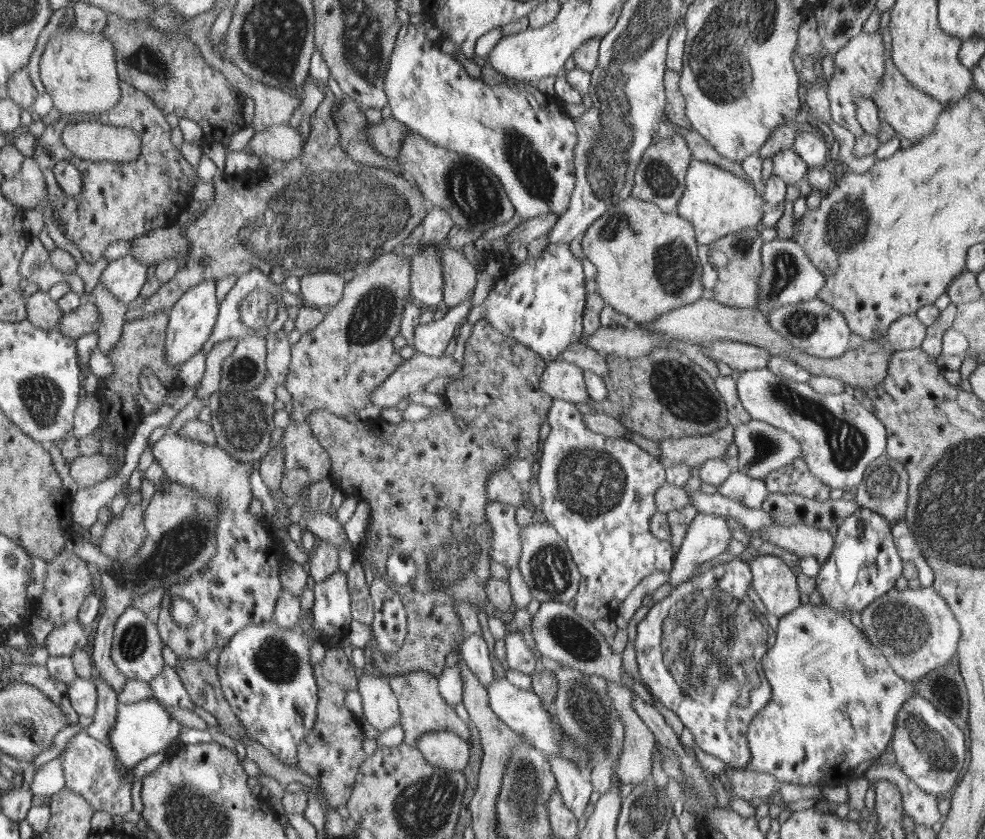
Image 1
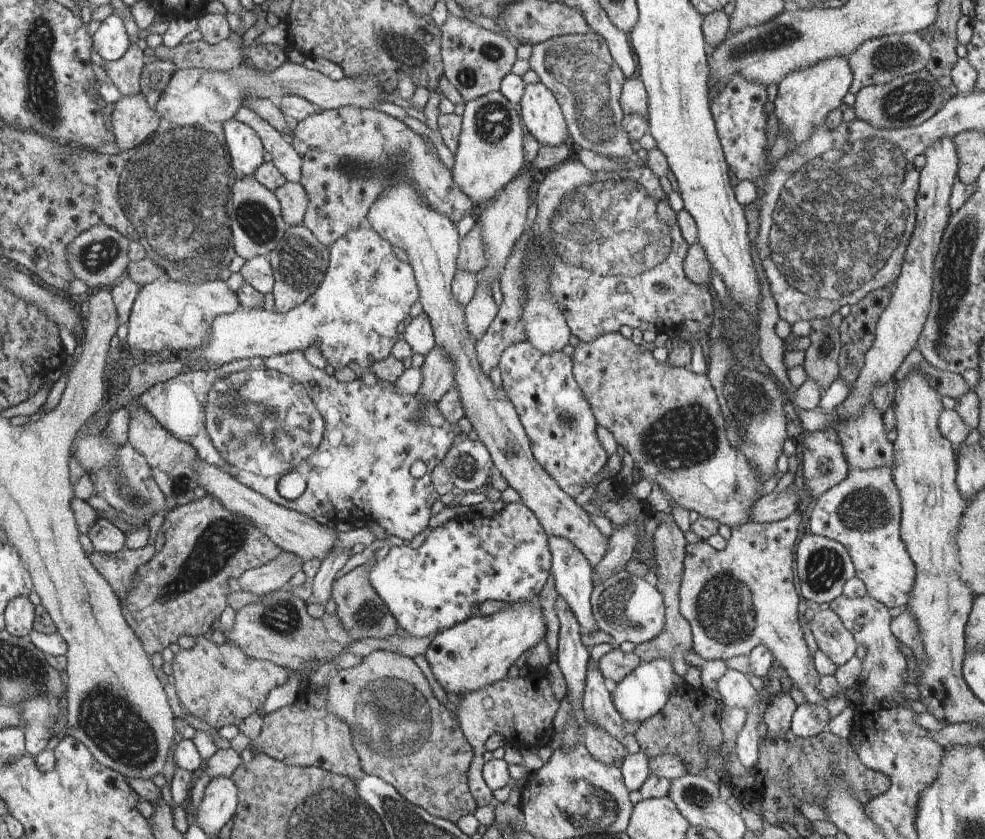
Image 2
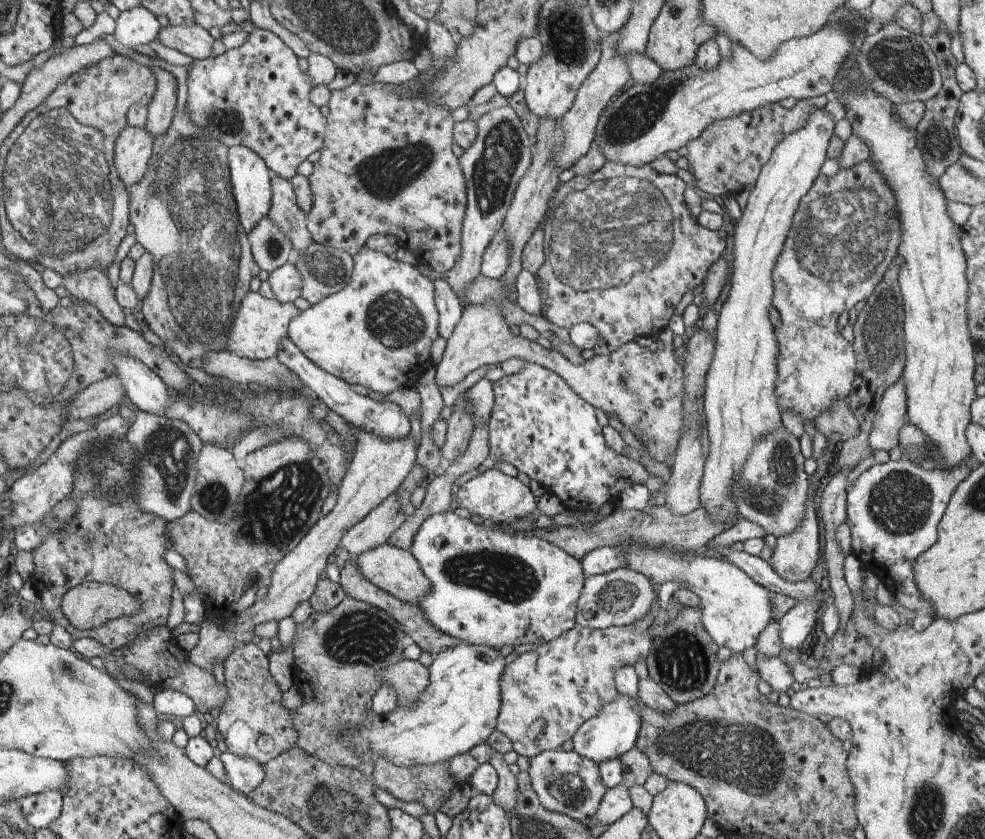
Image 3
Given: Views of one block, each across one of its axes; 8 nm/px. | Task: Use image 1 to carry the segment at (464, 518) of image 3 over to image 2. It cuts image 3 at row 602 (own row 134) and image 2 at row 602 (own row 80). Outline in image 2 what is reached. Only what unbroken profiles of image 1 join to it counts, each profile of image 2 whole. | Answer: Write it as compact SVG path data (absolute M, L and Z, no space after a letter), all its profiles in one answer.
M515 502L509 503L493 518L478 516L460 523L450 519L432 529L419 548L414 549L407 544L390 549L382 563L377 564L375 588L405 633L418 638L434 637L467 621L472 616L472 606L479 606L486 600L530 603L544 588L550 576L550 560L553 560L551 548L548 548L547 532L542 530L541 521L536 517L524 503Z

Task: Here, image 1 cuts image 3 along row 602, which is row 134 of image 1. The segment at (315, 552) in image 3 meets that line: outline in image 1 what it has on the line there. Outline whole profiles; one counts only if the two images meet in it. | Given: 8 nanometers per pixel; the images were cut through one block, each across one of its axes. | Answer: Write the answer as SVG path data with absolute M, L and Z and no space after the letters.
M288 123L271 126L255 131L247 146L258 157L266 155L271 160L289 161L304 152L303 132L302 128L297 130Z

